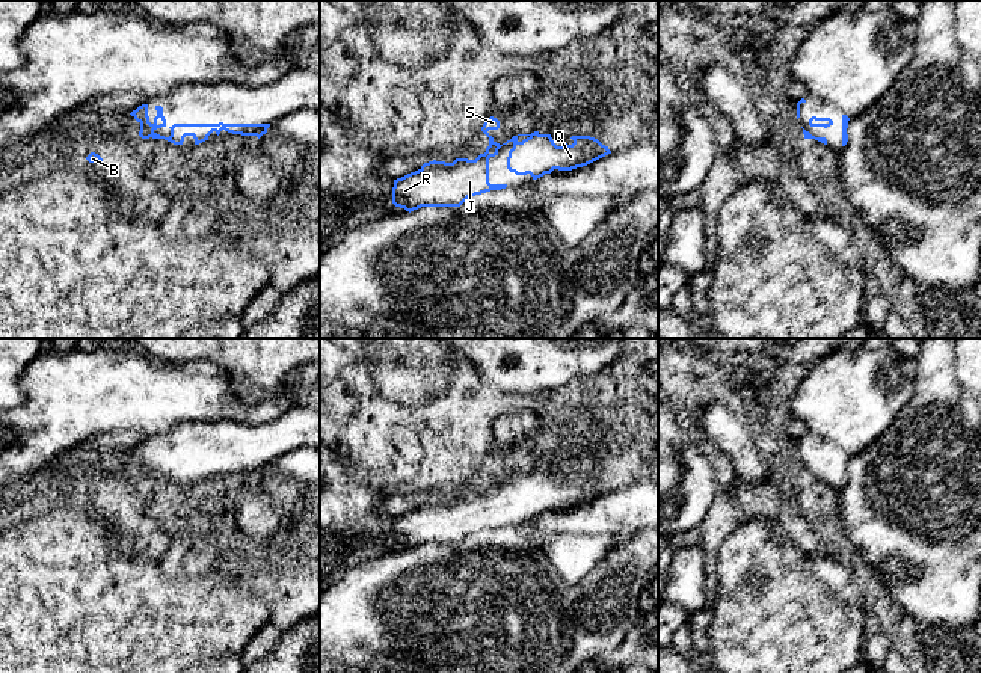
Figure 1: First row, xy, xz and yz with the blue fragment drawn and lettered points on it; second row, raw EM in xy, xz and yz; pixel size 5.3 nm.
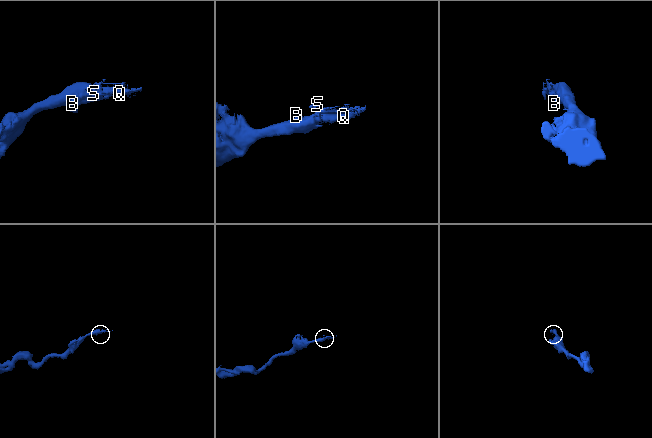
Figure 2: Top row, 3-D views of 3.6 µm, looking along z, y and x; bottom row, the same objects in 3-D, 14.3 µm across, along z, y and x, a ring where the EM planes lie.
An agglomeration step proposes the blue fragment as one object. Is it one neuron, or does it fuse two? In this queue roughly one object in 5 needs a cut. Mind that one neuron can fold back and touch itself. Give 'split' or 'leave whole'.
leave whole

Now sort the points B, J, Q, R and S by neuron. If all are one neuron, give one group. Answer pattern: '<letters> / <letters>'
B J Q R S

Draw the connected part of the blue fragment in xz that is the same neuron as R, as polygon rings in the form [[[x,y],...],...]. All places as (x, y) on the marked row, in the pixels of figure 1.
[[[487,118],[481,131],[489,137],[489,146],[475,160],[456,158],[453,163],[433,160],[394,180],[392,204],[409,213],[421,207],[460,207],[471,196],[506,189],[507,184],[489,183],[489,158],[498,155],[503,145],[487,131],[498,128],[500,121]]]

